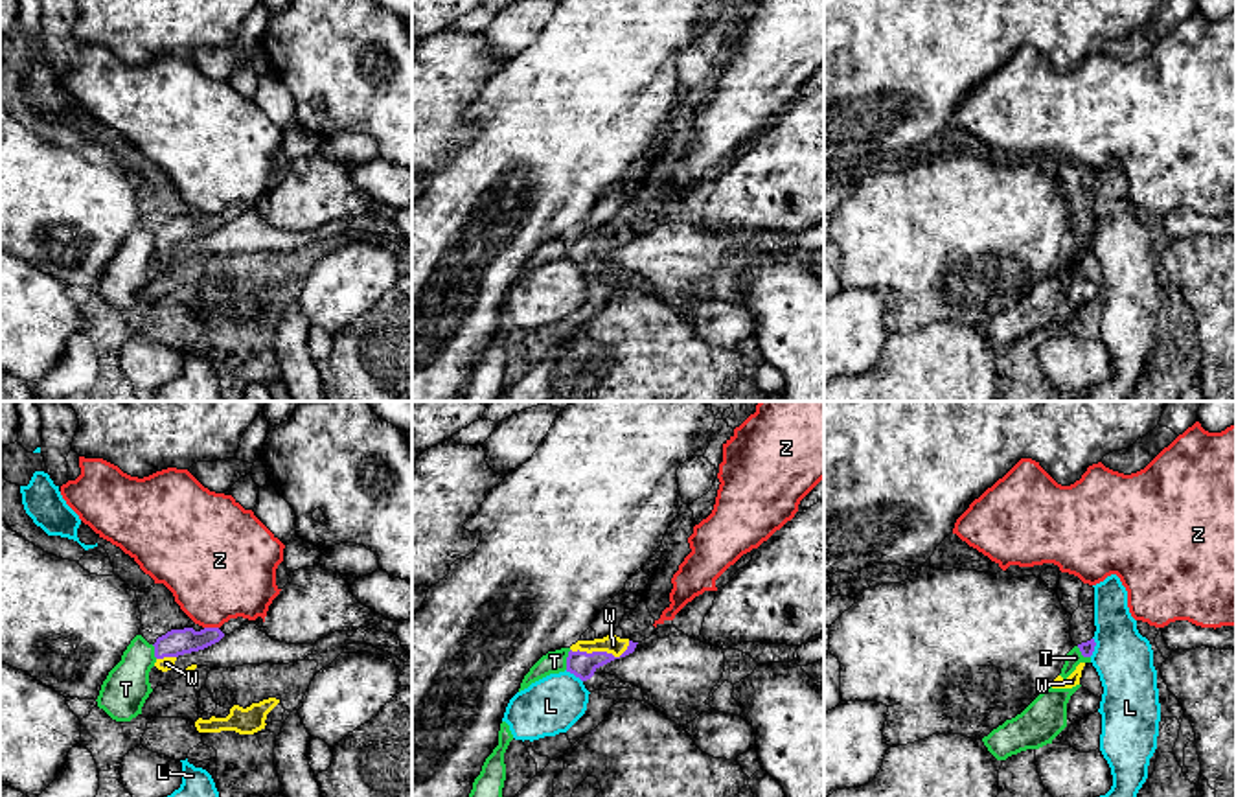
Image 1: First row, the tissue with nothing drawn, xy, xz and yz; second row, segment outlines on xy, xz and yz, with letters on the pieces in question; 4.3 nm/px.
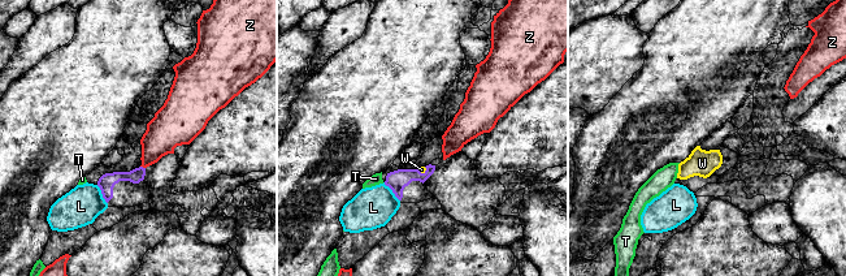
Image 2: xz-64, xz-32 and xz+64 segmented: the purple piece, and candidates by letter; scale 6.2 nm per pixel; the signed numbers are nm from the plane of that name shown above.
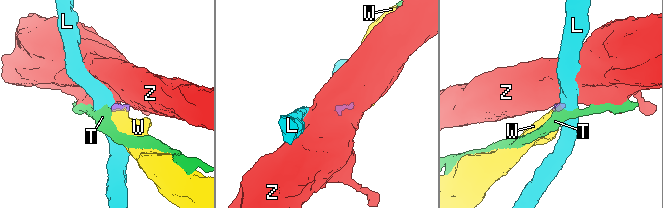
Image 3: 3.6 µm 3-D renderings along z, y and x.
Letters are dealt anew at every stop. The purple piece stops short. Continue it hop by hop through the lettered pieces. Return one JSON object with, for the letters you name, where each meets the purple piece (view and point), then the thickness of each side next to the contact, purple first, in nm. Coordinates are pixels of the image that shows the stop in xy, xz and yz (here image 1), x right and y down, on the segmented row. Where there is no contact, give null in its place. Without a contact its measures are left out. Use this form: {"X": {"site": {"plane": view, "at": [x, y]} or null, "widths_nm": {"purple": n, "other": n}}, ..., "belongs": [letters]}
{"W": {"site": {"plane": "xz", "at": [602, 652]}, "widths_nm": {"purple": 120, "other": 80}}, "belongs": ["W"]}

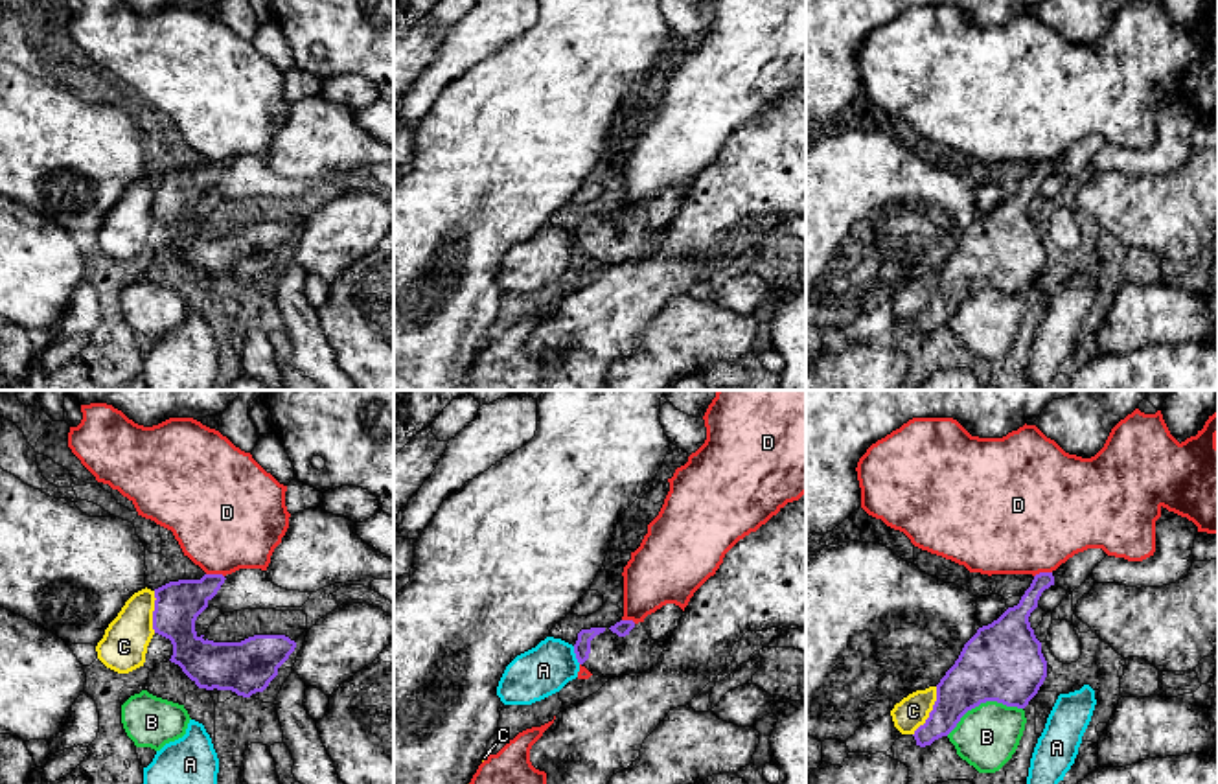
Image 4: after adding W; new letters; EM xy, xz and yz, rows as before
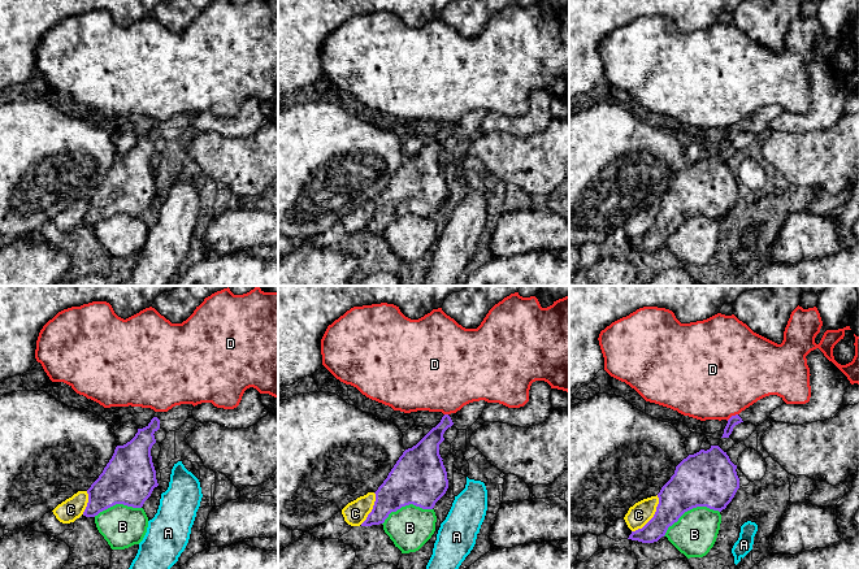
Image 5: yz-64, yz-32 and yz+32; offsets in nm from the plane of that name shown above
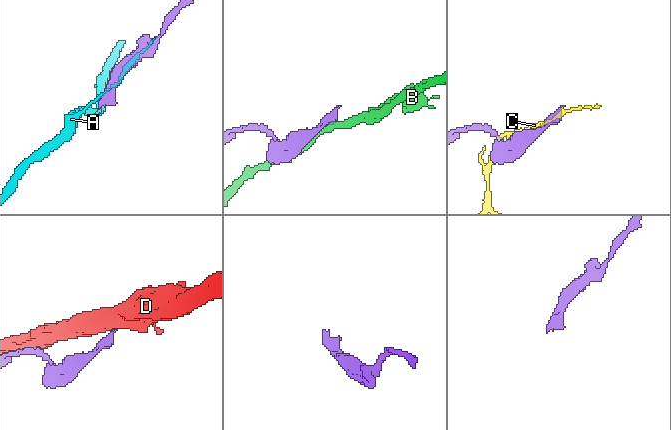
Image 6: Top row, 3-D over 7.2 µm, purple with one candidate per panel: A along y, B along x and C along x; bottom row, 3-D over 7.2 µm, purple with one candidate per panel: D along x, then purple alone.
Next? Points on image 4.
{"belongs": []}

